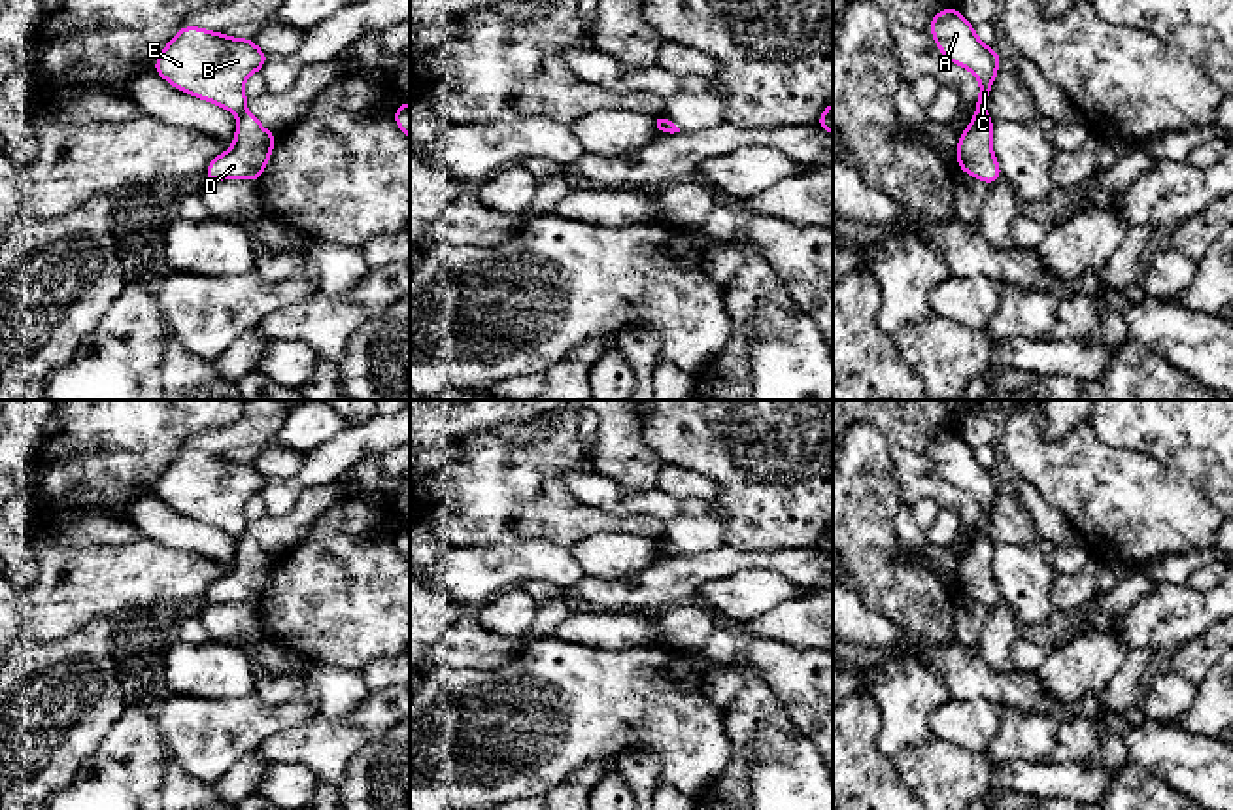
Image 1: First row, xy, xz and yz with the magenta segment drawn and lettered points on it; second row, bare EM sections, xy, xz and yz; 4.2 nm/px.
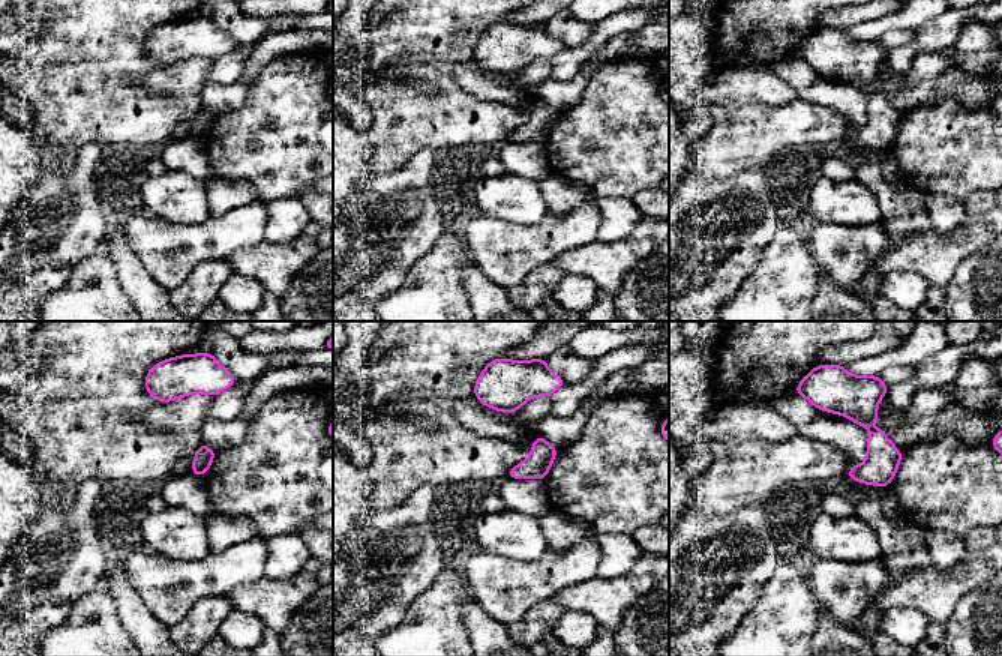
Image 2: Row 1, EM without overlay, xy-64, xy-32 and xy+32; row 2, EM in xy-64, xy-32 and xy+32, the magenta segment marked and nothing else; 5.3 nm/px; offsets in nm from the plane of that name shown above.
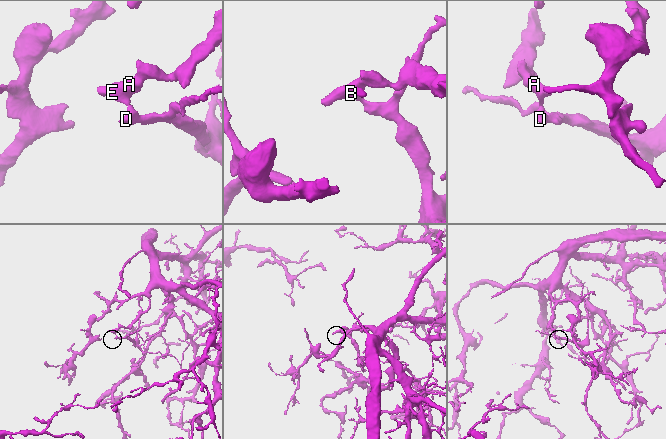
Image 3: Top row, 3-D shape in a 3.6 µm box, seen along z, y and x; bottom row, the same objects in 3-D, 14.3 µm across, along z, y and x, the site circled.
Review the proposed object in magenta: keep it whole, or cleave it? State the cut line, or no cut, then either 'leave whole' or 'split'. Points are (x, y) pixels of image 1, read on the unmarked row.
cut in xy along (244, 533), (238, 539); split

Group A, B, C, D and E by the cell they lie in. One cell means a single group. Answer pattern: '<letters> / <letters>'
A B C E / D

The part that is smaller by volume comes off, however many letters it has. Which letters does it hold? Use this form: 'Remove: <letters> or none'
Remove: D

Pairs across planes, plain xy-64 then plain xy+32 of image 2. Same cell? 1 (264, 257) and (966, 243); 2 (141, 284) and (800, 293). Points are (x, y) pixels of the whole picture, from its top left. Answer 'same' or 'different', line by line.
1: same
2: different

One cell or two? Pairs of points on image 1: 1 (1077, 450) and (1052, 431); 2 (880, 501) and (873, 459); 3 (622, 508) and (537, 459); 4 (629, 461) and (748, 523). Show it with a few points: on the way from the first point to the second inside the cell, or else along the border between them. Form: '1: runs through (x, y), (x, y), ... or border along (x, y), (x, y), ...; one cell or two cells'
1: border along (1086, 420), (1054, 440), (1048, 440), (1039, 429); two cells
2: runs through (873, 491), (873, 469); one cell
3: border along (567, 471), (563, 486), (580, 501), (597, 506); two cells
4: border along (641, 423), (644, 442), (663, 463); two cells

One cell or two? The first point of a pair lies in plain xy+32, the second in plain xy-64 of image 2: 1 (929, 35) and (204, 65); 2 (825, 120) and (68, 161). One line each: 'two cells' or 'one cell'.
1: two cells
2: two cells

